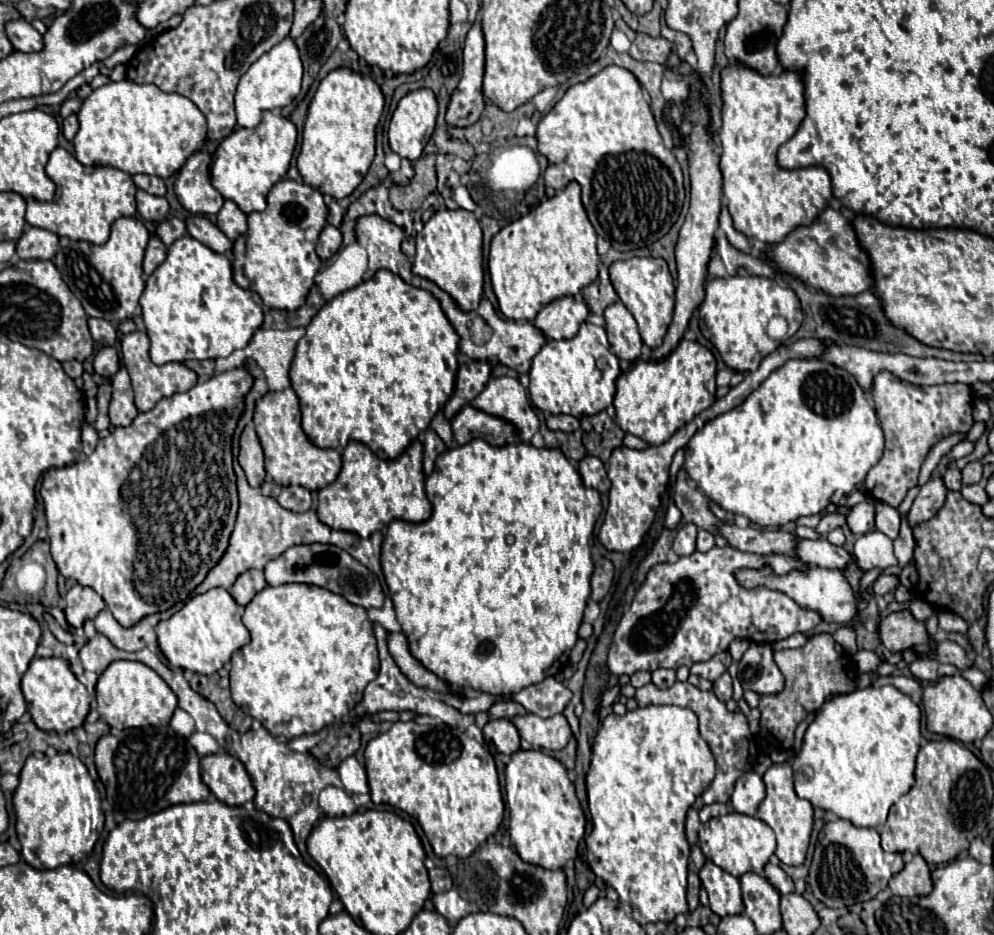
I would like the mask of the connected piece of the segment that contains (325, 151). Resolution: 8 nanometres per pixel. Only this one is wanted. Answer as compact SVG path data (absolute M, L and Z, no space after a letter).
M351 68L329 72L307 108L301 152L297 156L297 168L303 182L333 198L349 196L361 184L373 162L375 128L383 106L385 98L373 78L361 76Z

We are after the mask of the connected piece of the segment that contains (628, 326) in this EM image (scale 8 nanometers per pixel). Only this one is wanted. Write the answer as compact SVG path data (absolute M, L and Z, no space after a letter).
M615 302L605 308L605 330L611 344L611 352L619 360L633 362L643 354L643 340L637 330L637 322L631 312L621 304Z

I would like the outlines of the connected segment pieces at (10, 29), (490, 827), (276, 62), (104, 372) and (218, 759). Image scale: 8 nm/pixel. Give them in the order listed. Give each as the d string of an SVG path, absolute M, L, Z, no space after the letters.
M25 18L7 22L5 32L7 32L7 38L13 44L13 48L19 52L37 52L43 46L41 34Z
M417 720L395 722L389 732L375 736L365 748L365 768L369 780L369 794L375 804L391 804L409 816L413 816L427 840L433 846L435 856L445 858L449 854L457 858L469 858L473 850L497 832L505 814L503 794L493 756L465 732L441 724L419 724Z
M285 38L269 52L265 52L255 64L251 64L251 68L241 76L235 92L237 126L253 128L257 126L257 122L261 122L261 110L273 110L291 104L301 90L301 76L303 76L303 64L299 58L299 50L293 38Z
M103 346L95 354L95 360L93 360L95 374L111 378L117 372L117 366L119 366L119 354L117 354L117 350L113 346Z
M227 752L209 754L201 758L201 778L215 794L215 798L227 806L241 806L255 796L251 778L237 756Z

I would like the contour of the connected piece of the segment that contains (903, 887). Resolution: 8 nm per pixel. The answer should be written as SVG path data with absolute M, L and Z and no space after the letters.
M915 854L913 860L905 864L905 868L889 880L889 888L893 896L911 898L911 896L929 894L933 890L933 882L931 882L931 870L927 868L927 862L919 854Z

